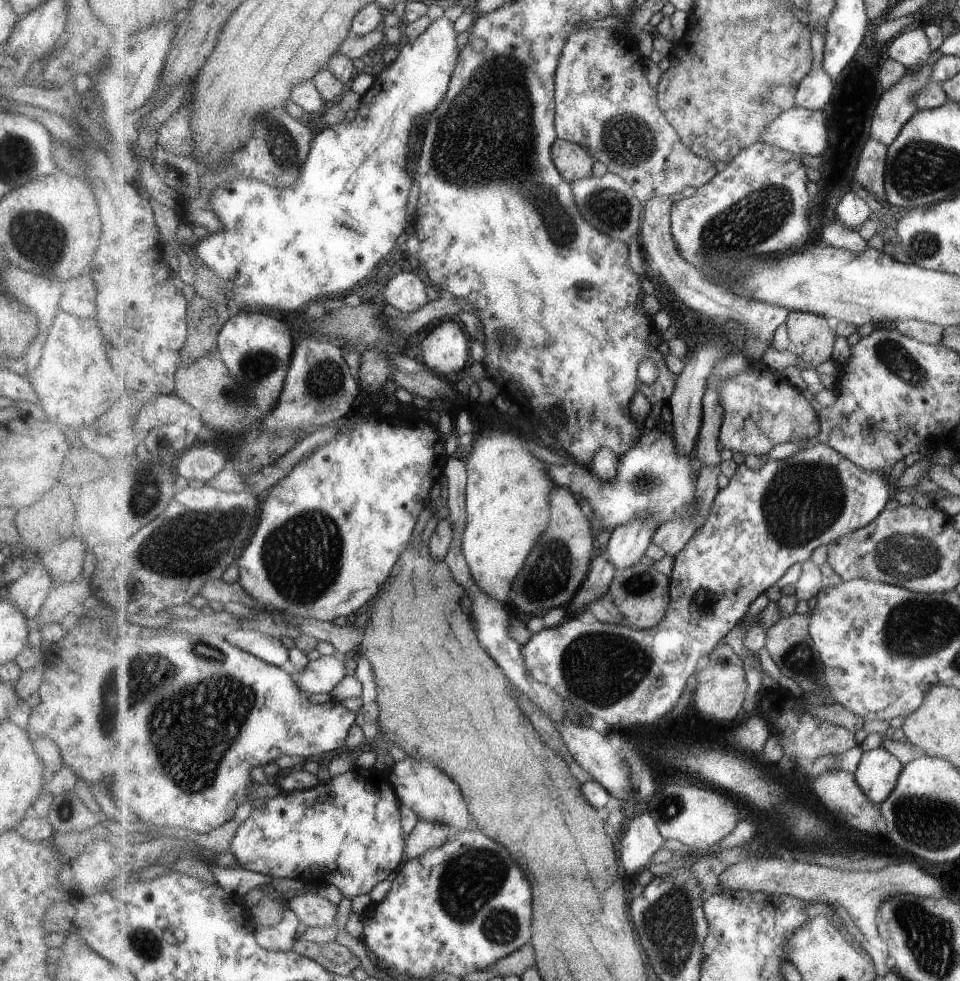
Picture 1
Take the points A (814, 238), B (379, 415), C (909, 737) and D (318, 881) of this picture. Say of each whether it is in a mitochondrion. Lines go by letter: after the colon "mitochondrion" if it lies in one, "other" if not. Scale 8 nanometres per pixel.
A: other
B: other
C: other
D: other

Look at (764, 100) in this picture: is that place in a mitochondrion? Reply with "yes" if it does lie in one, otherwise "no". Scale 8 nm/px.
yes

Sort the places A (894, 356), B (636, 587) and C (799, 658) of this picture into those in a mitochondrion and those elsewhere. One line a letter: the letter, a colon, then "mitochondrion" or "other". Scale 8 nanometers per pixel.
A: mitochondrion
B: mitochondrion
C: mitochondrion

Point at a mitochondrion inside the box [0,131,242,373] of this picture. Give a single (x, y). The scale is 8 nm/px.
(38, 238)

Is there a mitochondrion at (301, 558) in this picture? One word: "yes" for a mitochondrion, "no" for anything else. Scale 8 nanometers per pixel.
yes

